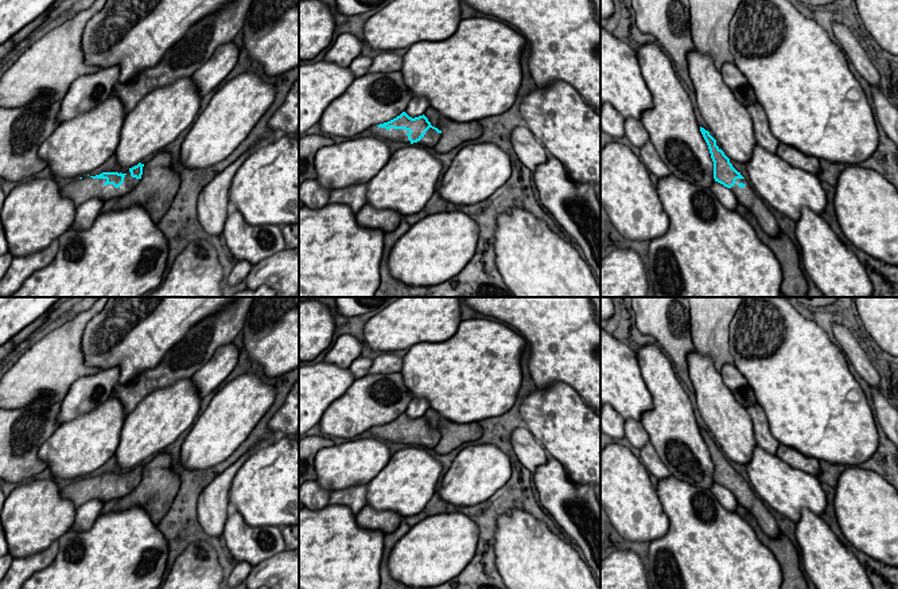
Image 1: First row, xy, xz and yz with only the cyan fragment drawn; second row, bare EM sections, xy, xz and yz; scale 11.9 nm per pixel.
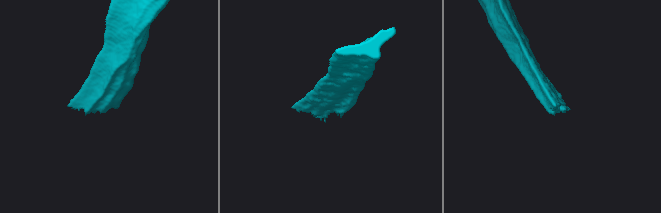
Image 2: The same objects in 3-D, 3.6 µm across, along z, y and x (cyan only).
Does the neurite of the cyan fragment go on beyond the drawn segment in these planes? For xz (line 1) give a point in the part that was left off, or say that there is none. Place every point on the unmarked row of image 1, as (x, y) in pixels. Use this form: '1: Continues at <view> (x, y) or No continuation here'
1: Continues at xz (392, 436)

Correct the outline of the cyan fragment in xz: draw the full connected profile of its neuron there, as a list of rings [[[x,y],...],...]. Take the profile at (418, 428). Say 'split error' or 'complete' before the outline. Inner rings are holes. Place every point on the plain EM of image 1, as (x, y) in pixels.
split error | [[[405,413],[388,424],[373,426],[369,430],[373,437],[388,444],[408,444],[424,449],[435,448],[442,434],[442,432],[431,426],[424,416],[412,420]]]

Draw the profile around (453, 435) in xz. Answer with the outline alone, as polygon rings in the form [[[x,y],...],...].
[[[428,409],[424,414],[432,428],[438,429],[440,441],[434,448],[435,453],[446,455],[458,448],[459,445],[478,440],[482,433],[482,425],[478,421],[467,424],[456,424],[447,418],[443,418],[434,409]]]

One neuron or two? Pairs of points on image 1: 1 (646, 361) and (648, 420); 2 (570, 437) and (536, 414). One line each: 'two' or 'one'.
1: one
2: one

